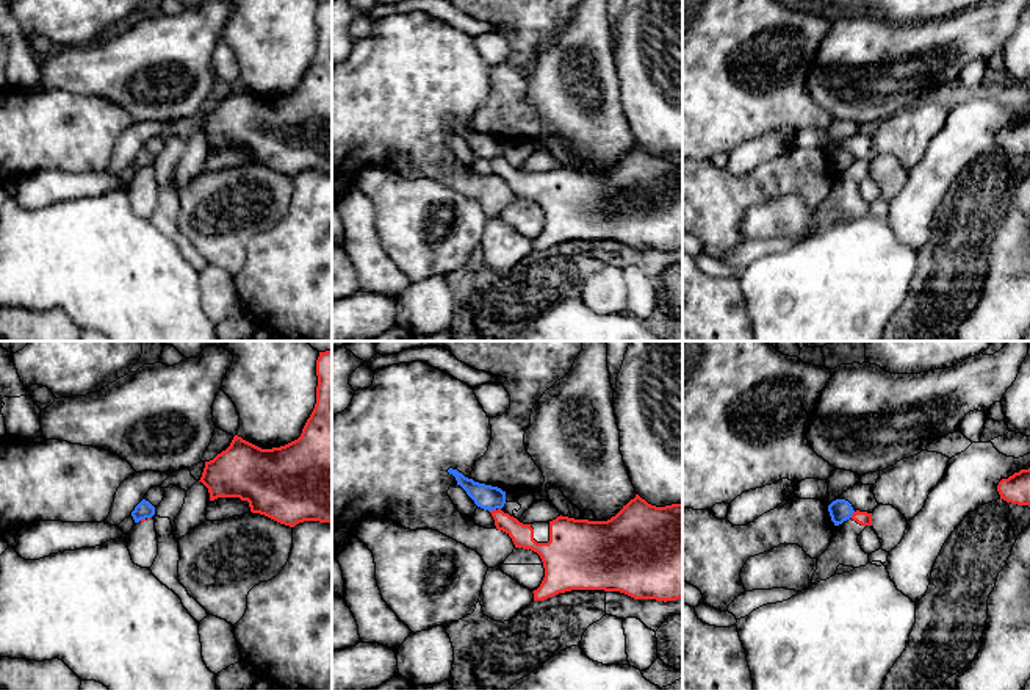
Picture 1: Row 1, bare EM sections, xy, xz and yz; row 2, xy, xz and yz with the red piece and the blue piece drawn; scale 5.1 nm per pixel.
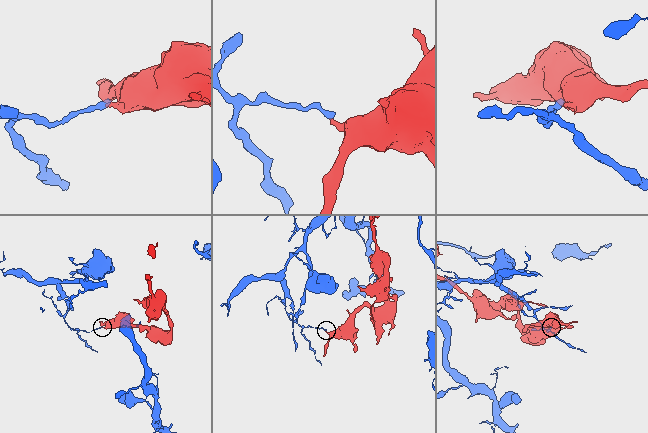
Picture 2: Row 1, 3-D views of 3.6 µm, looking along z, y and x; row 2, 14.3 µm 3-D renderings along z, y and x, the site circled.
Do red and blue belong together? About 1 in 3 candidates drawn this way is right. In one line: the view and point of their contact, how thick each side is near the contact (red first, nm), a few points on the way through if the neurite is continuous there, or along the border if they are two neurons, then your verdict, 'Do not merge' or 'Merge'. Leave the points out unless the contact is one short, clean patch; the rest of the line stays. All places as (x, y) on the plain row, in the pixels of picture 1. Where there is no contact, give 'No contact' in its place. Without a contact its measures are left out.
Touches red at yz (853, 163). Thickness 70 nm (red) against 120 nm. Boundary: yz (853, 160), (850, 166). Do not merge

